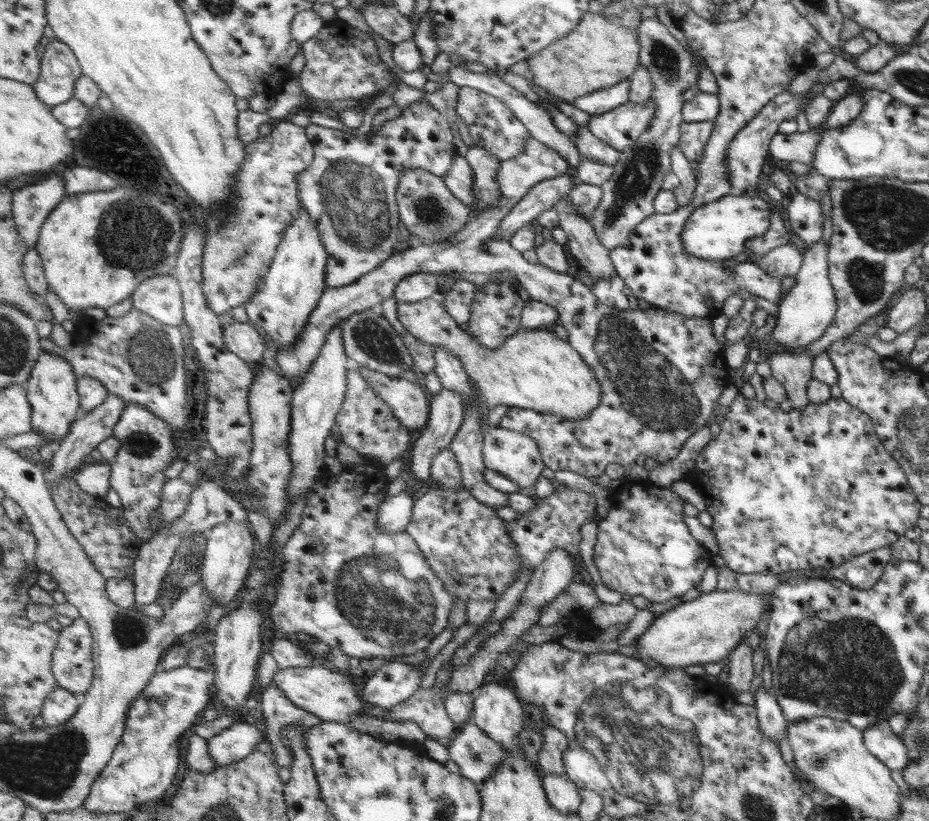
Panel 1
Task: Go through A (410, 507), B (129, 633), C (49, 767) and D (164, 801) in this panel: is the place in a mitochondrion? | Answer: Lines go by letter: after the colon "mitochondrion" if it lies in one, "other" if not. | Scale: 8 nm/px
A: other
B: mitochondrion
C: mitochondrion
D: other

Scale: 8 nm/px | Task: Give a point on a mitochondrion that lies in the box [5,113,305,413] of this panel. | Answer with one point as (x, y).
(122, 243)

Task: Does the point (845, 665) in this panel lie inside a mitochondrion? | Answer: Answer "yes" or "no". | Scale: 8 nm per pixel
yes

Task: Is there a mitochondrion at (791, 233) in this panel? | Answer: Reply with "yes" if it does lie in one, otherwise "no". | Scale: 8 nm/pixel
no

